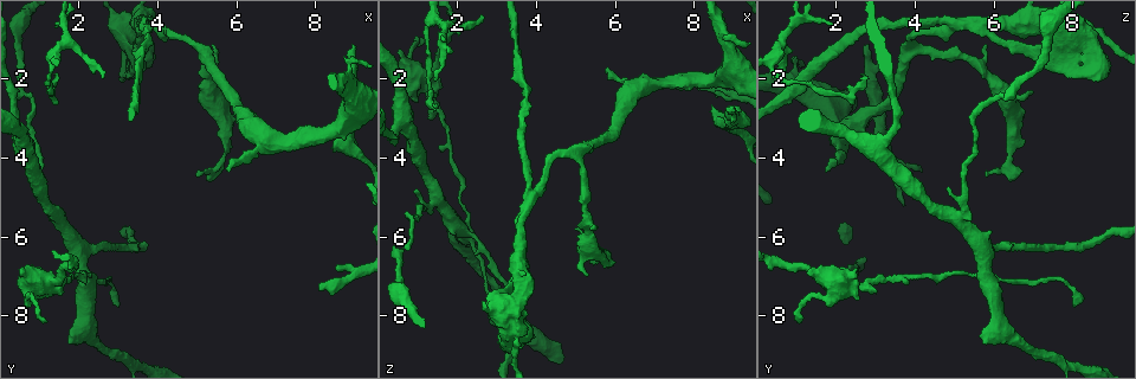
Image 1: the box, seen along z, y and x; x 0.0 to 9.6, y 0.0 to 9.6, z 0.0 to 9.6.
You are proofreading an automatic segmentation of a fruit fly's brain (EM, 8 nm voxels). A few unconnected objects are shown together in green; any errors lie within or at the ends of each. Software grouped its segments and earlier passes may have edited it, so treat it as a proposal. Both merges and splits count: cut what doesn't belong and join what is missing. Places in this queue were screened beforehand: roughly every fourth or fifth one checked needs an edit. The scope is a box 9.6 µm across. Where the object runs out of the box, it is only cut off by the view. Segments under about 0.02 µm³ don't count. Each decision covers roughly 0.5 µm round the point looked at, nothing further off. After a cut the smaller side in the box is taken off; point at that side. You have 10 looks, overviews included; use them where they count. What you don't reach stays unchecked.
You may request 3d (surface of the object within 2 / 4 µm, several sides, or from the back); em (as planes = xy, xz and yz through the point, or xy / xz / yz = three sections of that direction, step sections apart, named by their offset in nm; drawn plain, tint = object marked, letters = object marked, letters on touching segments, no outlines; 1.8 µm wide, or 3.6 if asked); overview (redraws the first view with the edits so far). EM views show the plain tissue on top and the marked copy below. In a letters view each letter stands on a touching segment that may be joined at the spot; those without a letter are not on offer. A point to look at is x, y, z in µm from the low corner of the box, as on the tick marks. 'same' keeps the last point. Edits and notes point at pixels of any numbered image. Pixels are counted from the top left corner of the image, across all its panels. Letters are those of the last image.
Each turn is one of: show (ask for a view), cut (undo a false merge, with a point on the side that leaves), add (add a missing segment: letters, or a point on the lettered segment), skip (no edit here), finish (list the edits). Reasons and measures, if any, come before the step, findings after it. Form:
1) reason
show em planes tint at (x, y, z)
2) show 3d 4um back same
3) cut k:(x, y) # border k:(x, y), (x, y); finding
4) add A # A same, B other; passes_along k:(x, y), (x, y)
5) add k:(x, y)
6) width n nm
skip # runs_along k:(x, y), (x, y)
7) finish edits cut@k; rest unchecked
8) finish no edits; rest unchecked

an open end
show 3d 2um at (5.25, 2.30, 6.95)

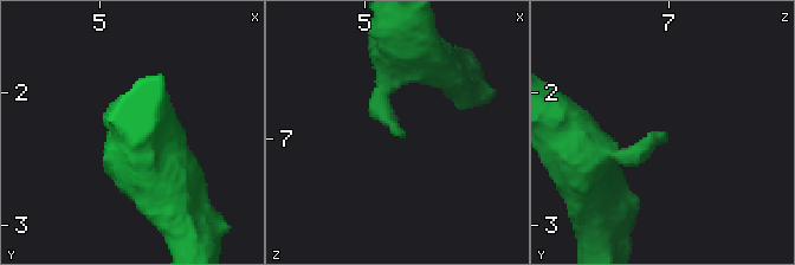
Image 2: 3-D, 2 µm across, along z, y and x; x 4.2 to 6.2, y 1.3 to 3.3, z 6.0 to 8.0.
now the EM
show em xz step 8 letters at (5.30, 2.32, 6.98)

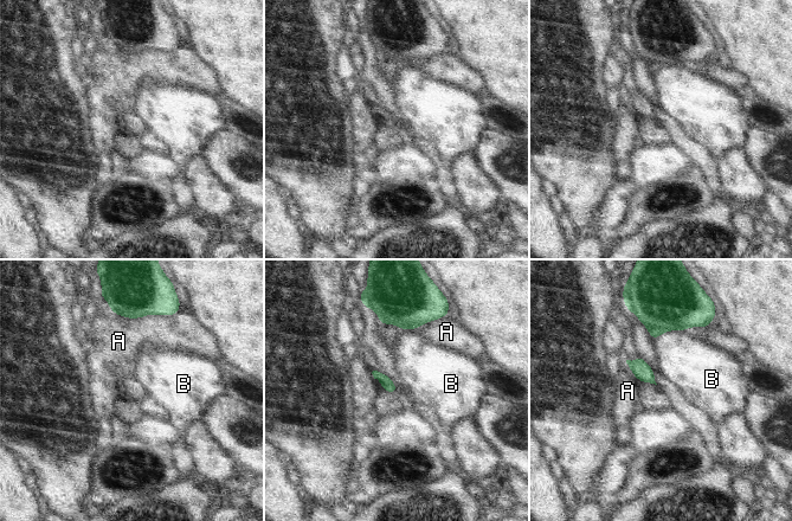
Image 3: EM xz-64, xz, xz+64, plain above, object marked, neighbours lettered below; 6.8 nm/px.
longest_contact A 380 nm
skip # A other, B other; border 3:(436, 320), (416, 328), (380, 322); no lettered segment goes on from it

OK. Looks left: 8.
thin end
show em planes letters at (1.45, 0.65, 2.00)

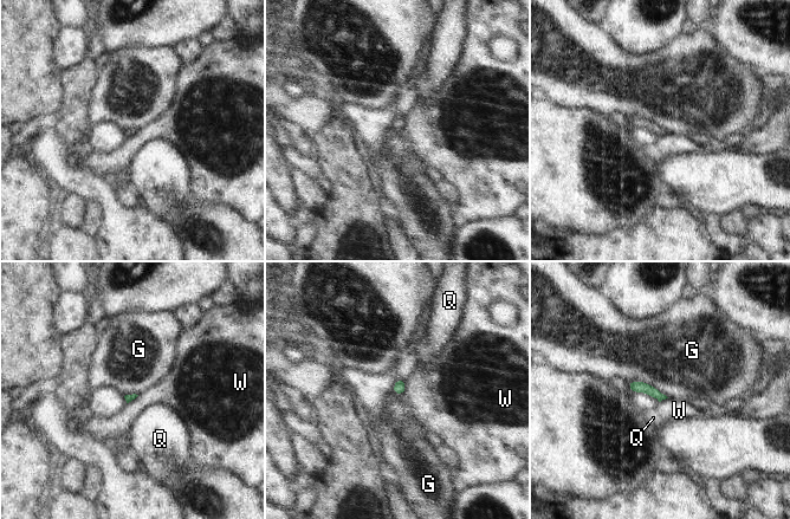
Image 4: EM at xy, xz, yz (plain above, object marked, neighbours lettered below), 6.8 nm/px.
skip # G other, Q other, W other; border 4:(627, 382), (649, 383), (668, 397); none of them fits

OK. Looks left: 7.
arms part here
show 3d 4um at (1.45, 5.45, 5.00)

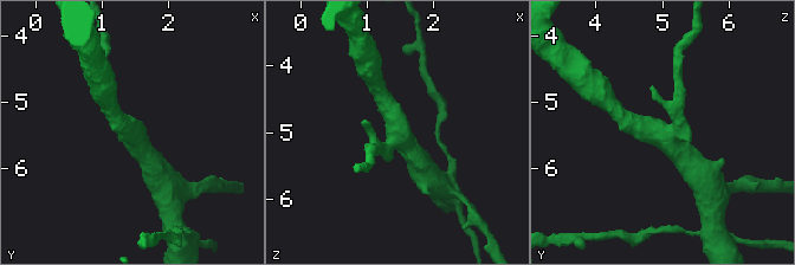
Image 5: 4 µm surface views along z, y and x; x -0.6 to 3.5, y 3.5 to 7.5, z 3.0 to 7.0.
now the EM
show em yz step 4 tint at (1.45, 5.45, 5.10)

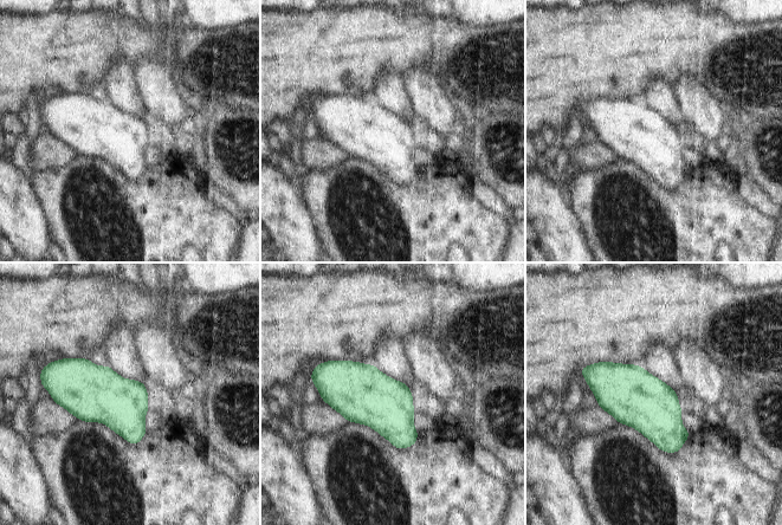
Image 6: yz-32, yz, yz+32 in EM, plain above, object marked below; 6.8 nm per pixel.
another direction
show em planes letters same

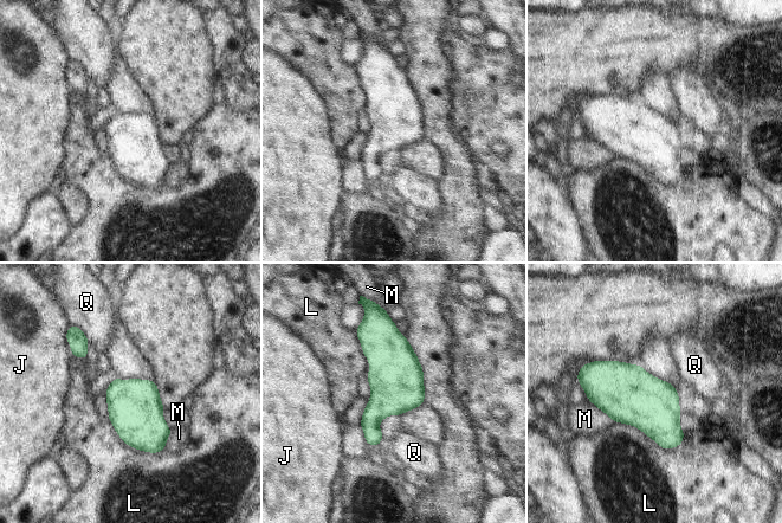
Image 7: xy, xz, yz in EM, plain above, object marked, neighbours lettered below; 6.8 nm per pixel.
width 360 nm
skip # J other, L other, M other, Q other; border 7:(81, 329), (89, 341); all the same neuron

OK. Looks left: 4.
sudden change in width
show 3d 4um at (1.65, 7.15, 2.85)

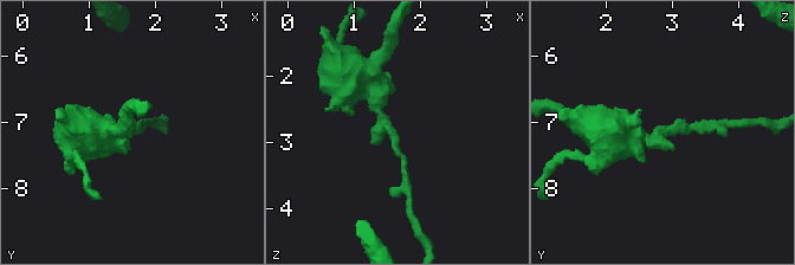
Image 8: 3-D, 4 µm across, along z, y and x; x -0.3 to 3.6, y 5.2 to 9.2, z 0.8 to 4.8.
shape alone is not enough
show em 3.6um planes letters at (1.65, 7.15, 2.90)

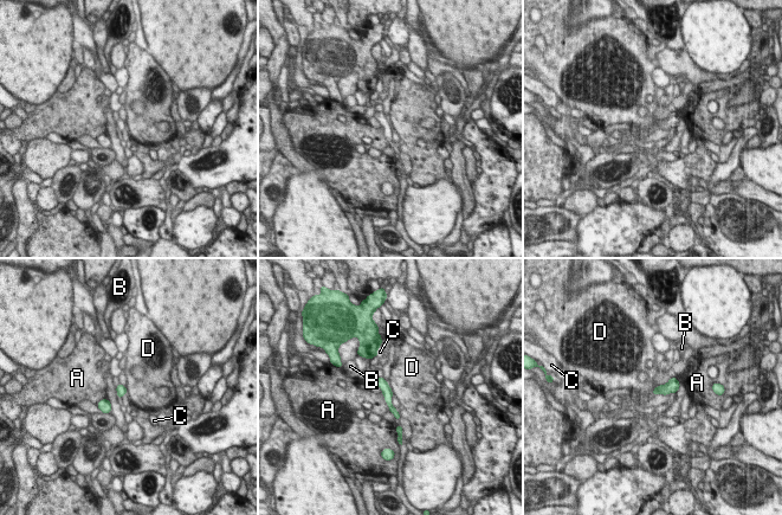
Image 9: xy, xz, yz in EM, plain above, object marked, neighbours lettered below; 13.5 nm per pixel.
skip # A other, B other, C other, D other; runs_along 9:(377, 380), (396, 414); continuous, no second neuron

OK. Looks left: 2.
finish no edits; rest unchecked

